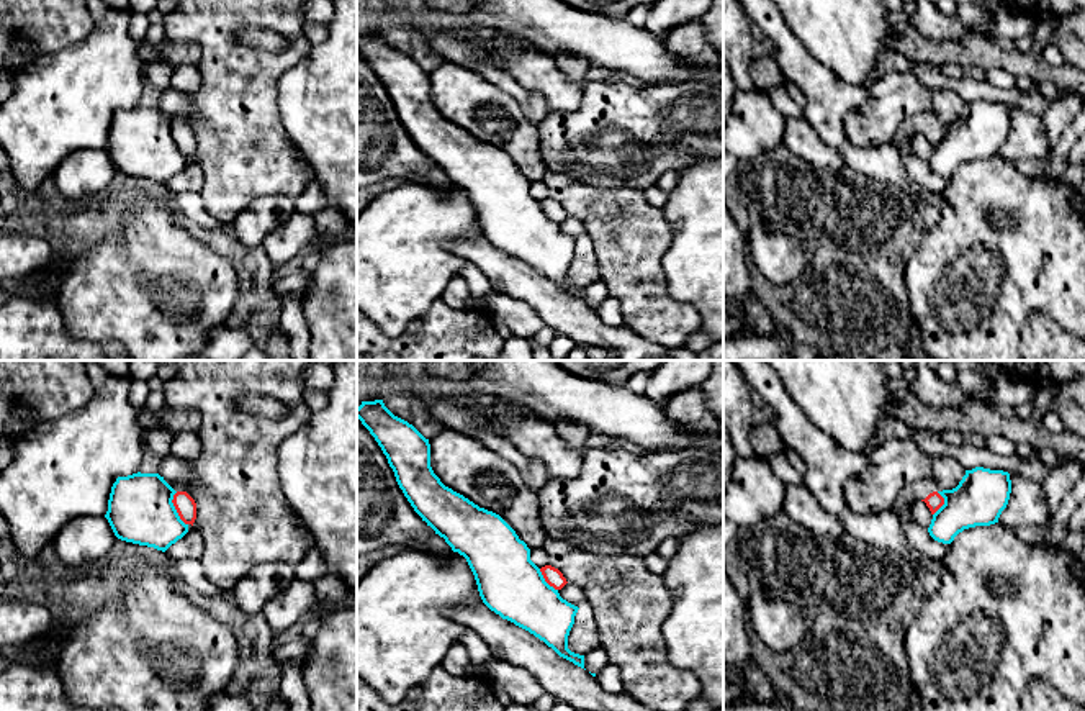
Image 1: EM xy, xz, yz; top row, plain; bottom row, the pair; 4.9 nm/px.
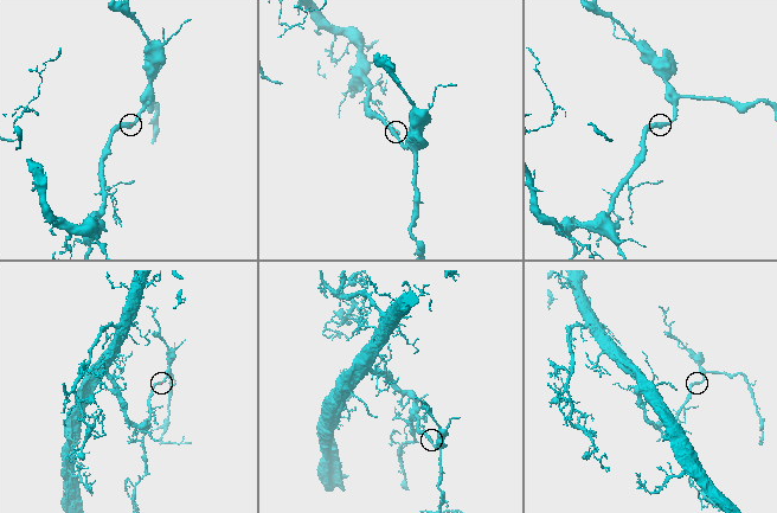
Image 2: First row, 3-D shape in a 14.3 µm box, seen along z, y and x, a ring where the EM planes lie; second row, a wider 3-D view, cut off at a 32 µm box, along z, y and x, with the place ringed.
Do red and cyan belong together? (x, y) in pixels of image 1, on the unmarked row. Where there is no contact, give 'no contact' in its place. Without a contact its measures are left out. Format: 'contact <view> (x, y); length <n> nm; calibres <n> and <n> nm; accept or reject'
contact xy (175, 141); length 180 nm; calibres 100 and 320 nm; reject

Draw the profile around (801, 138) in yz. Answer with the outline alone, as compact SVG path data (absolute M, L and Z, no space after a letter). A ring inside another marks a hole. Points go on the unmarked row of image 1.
M804 116L786 120L782 146L815 170L849 177L841 152L828 146Z

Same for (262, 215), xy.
M265 195L249 202L231 223L236 239L247 249L262 246L263 239L295 213L295 198Z

